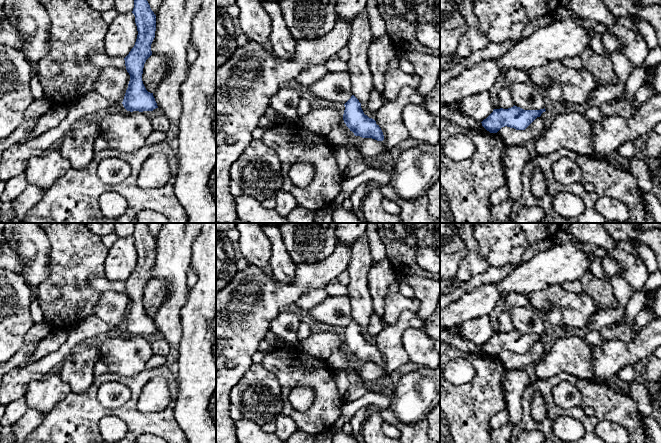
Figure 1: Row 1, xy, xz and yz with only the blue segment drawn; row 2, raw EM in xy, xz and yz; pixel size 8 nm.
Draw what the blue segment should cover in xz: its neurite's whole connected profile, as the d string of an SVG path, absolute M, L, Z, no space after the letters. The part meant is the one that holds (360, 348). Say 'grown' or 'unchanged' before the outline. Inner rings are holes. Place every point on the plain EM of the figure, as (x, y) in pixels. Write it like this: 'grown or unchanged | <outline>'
unchanged | M354 319L351 320L344 330L344 347L355 360L372 362L377 365L384 364L381 352L376 348L374 343L369 342L364 338L361 332L361 327Z

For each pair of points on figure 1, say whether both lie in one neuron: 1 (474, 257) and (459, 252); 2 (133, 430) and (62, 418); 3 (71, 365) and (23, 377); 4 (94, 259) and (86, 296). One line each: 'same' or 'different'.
1: different
2: same
3: different
4: same

